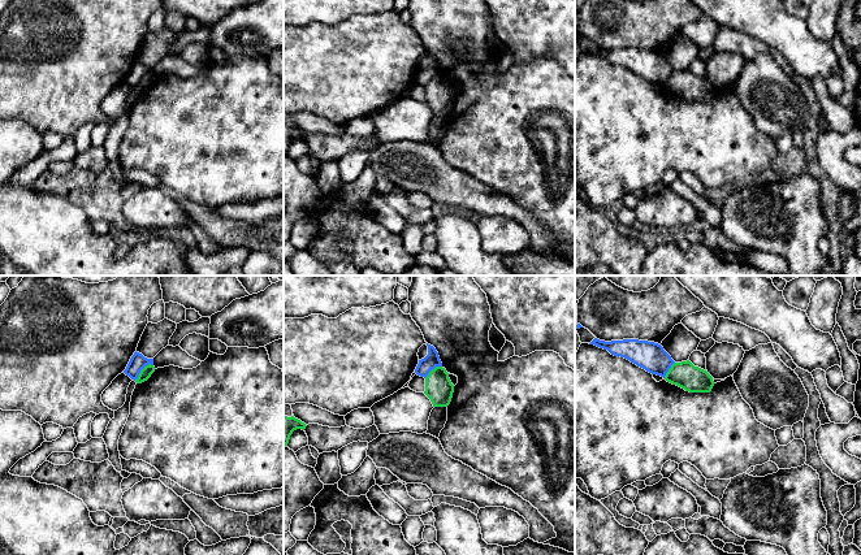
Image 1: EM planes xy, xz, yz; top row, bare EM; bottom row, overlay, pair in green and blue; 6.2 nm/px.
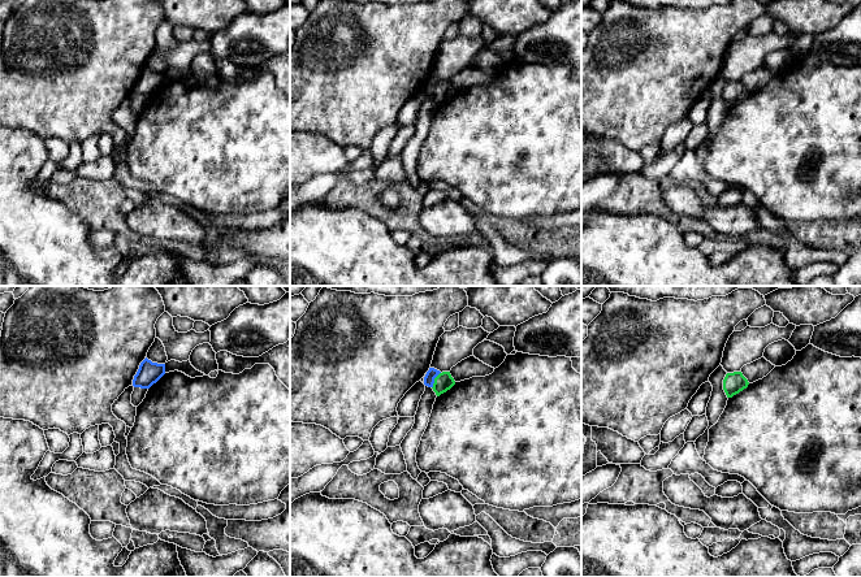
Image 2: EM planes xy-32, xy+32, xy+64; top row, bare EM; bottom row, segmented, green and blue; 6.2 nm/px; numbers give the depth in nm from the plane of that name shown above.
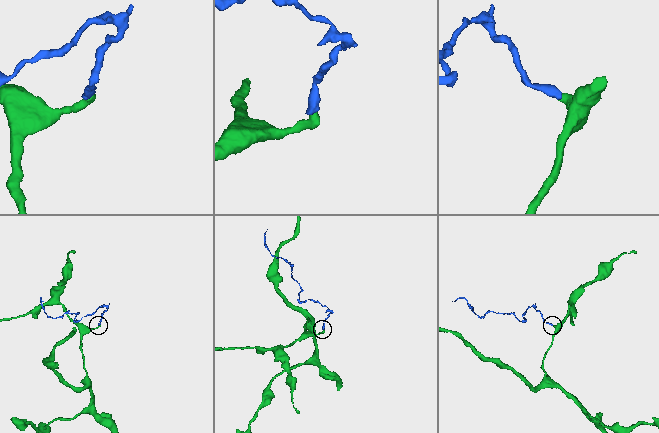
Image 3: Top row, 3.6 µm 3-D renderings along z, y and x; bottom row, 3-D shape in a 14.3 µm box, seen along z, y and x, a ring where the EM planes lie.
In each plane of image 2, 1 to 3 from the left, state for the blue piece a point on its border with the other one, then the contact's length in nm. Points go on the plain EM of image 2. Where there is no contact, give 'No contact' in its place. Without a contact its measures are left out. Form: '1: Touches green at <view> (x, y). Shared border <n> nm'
1: No contact
2: Touches green at xy+32 (435, 89). Shared border 120 nm
3: No contact

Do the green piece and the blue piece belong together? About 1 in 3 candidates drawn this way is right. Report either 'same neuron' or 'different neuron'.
different neuron

